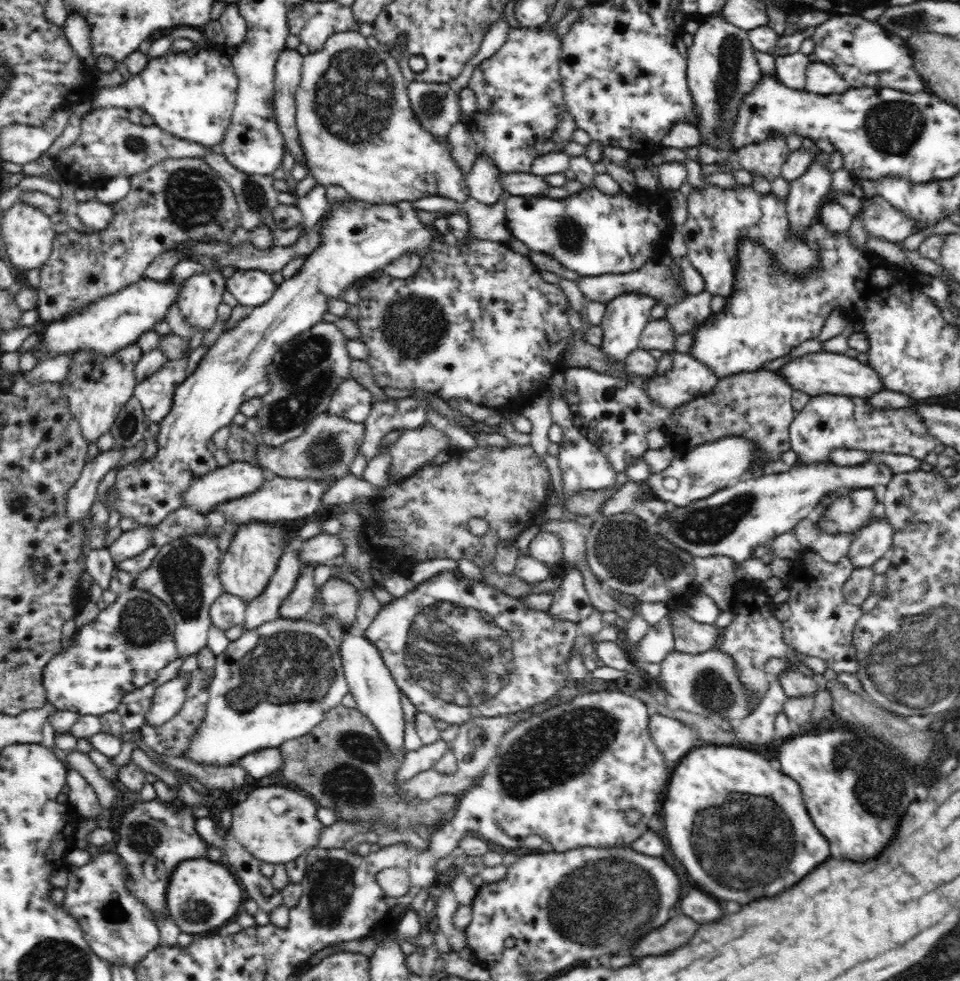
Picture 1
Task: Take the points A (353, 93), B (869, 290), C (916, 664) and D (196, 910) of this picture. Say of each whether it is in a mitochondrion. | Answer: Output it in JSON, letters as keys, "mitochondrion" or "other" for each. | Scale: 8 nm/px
{"A":"mitochondrion","B":"other","C":"mitochondrion","D":"mitochondrion"}

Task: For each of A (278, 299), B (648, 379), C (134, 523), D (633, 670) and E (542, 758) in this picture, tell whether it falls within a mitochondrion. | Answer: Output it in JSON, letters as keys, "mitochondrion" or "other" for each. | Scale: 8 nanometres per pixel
{"A":"other","B":"other","C":"other","D":"other","E":"mitochondrion"}

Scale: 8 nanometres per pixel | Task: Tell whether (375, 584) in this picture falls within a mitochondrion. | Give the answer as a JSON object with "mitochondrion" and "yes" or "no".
{"mitochondrion":"no"}

